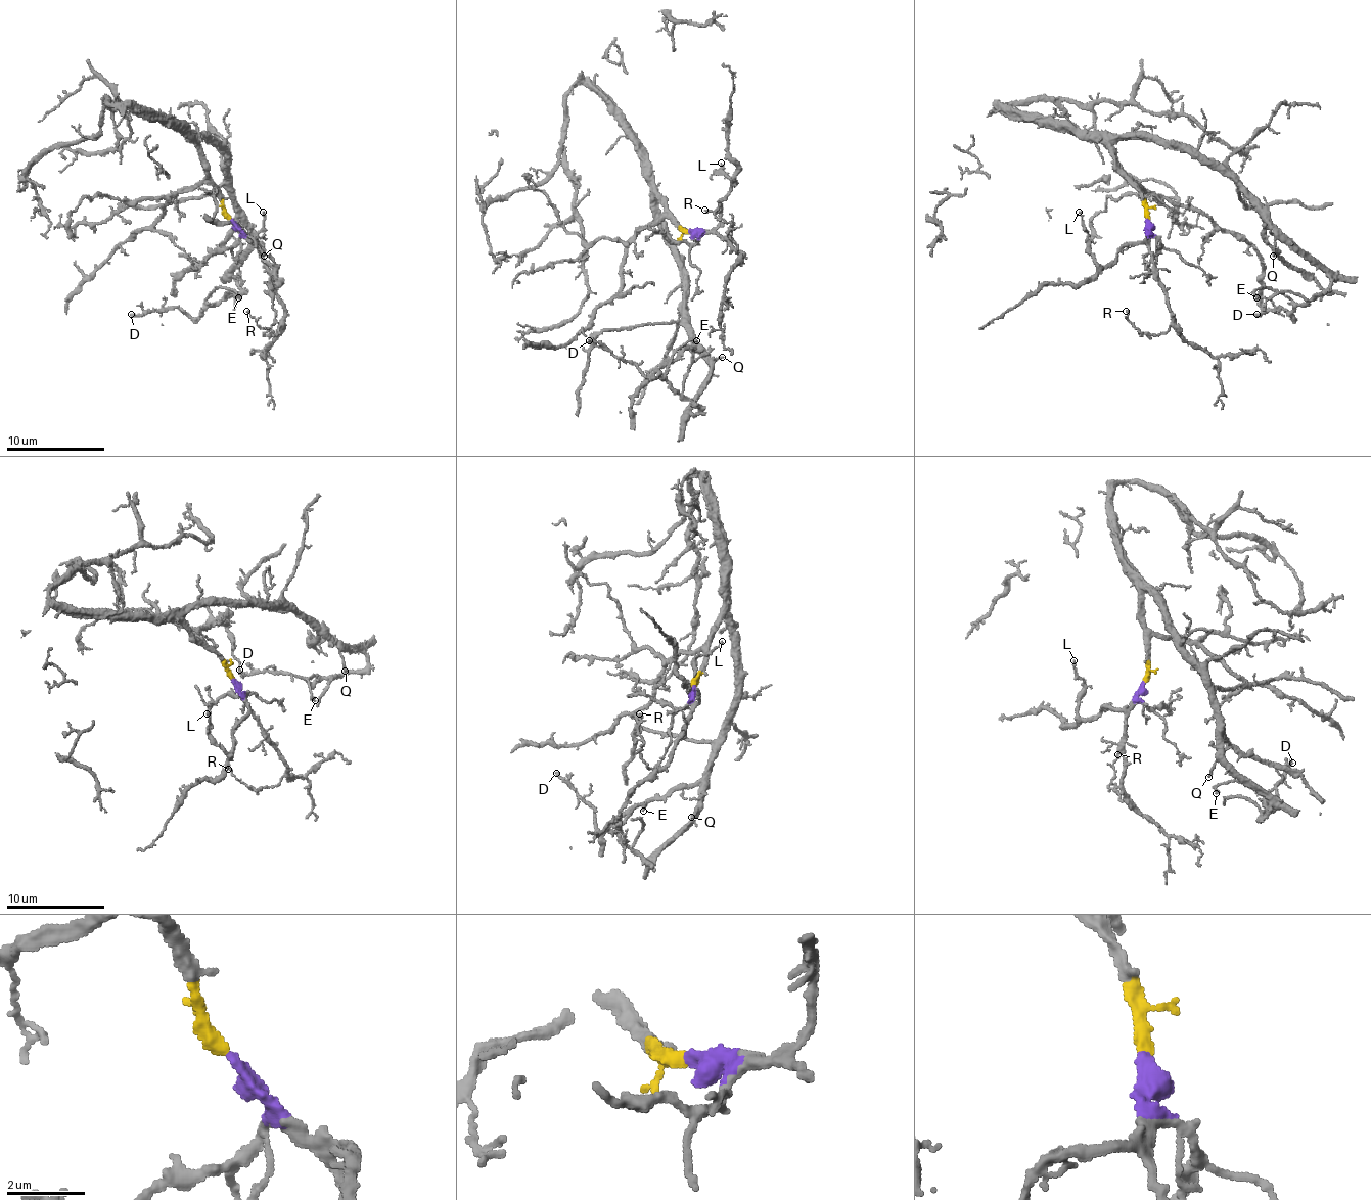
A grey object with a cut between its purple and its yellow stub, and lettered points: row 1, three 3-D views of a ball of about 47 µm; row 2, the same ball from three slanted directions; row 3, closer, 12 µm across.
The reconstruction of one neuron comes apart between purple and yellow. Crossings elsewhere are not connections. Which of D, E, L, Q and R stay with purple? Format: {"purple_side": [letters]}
{"purple_side": ["L", "R"]}

